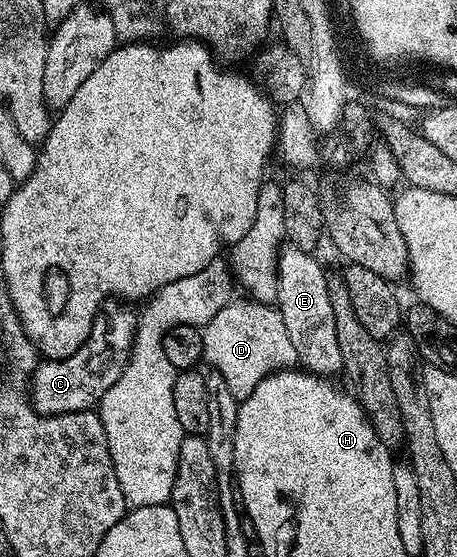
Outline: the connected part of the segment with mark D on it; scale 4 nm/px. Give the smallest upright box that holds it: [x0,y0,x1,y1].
[201,298,299,401]

